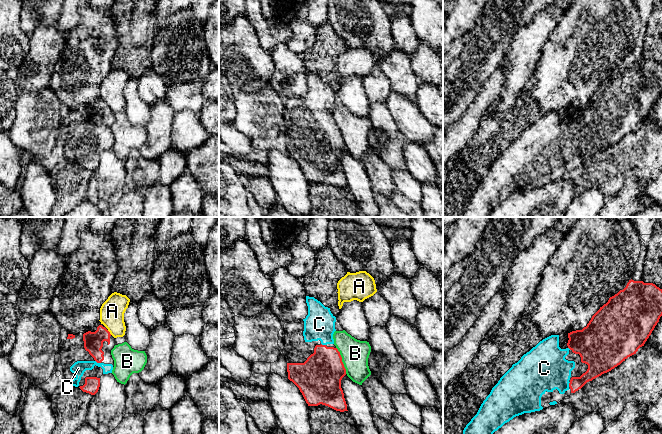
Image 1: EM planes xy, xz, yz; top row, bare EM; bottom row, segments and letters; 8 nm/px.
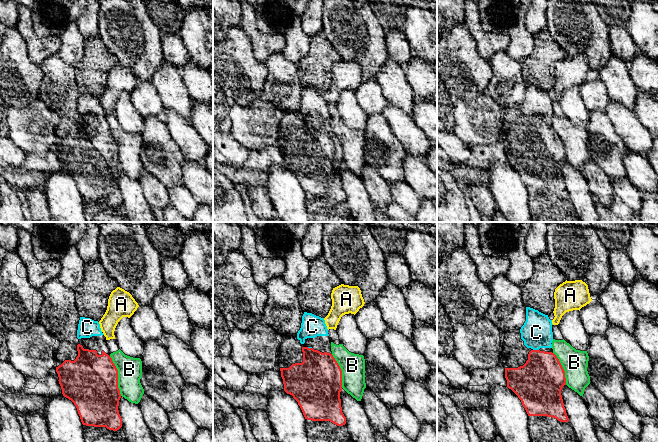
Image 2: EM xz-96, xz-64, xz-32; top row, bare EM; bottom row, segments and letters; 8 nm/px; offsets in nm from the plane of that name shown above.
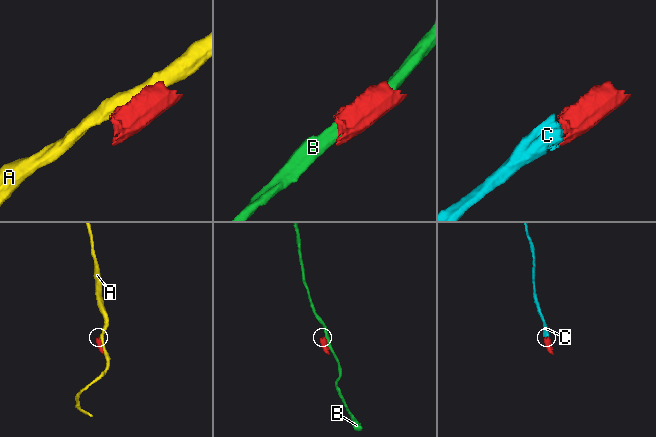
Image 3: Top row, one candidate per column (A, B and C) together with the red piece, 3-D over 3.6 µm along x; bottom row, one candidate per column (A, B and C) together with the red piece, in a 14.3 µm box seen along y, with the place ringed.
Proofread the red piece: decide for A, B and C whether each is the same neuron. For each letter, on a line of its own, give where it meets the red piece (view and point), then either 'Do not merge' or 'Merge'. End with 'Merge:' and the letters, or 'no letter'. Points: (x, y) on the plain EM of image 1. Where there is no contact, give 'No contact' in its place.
A: Touches red at xy (109, 108). Do not merge
B: Touches red at xz (341, 136). Do not merge
C: Touches red at xy (98, 138). Merge
Merge: C

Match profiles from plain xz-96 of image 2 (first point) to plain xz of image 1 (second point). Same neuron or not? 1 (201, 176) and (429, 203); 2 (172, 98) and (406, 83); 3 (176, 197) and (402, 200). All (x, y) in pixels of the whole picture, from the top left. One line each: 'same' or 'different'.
1: different
2: same
3: different

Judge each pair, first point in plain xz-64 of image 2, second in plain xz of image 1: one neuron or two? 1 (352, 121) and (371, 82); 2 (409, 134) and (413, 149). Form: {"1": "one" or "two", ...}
{"1": "two", "2": "two"}

